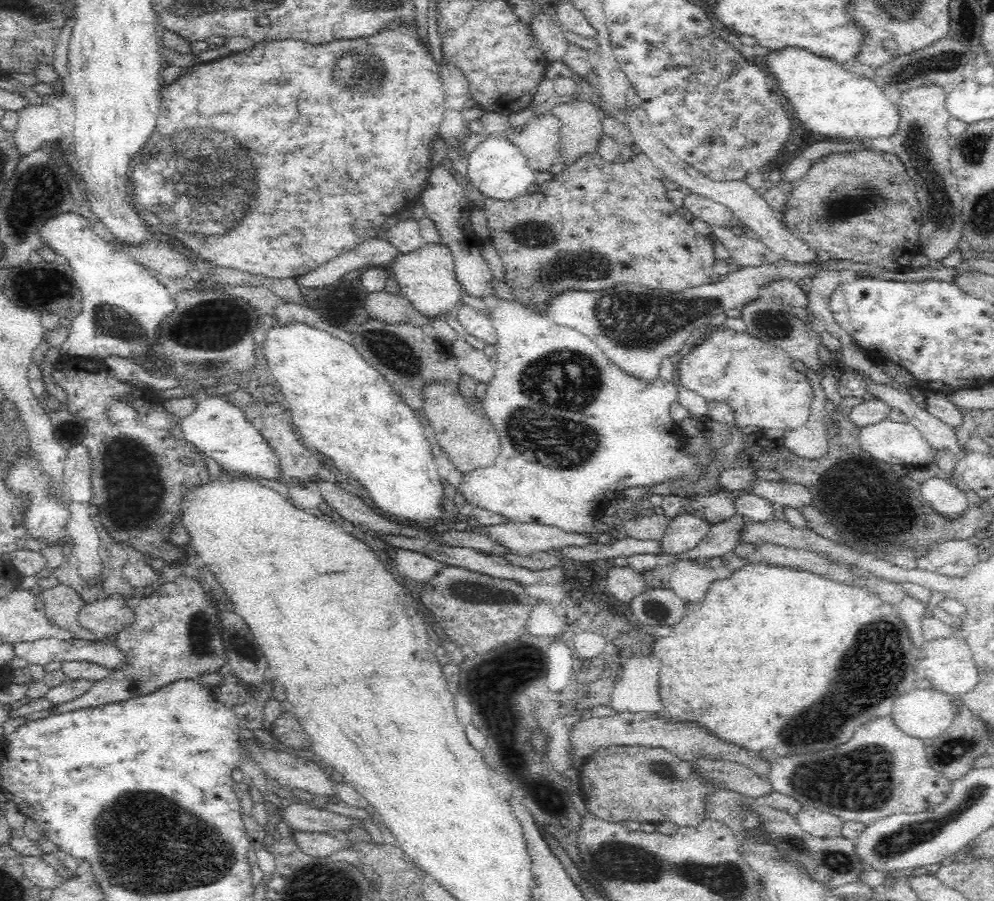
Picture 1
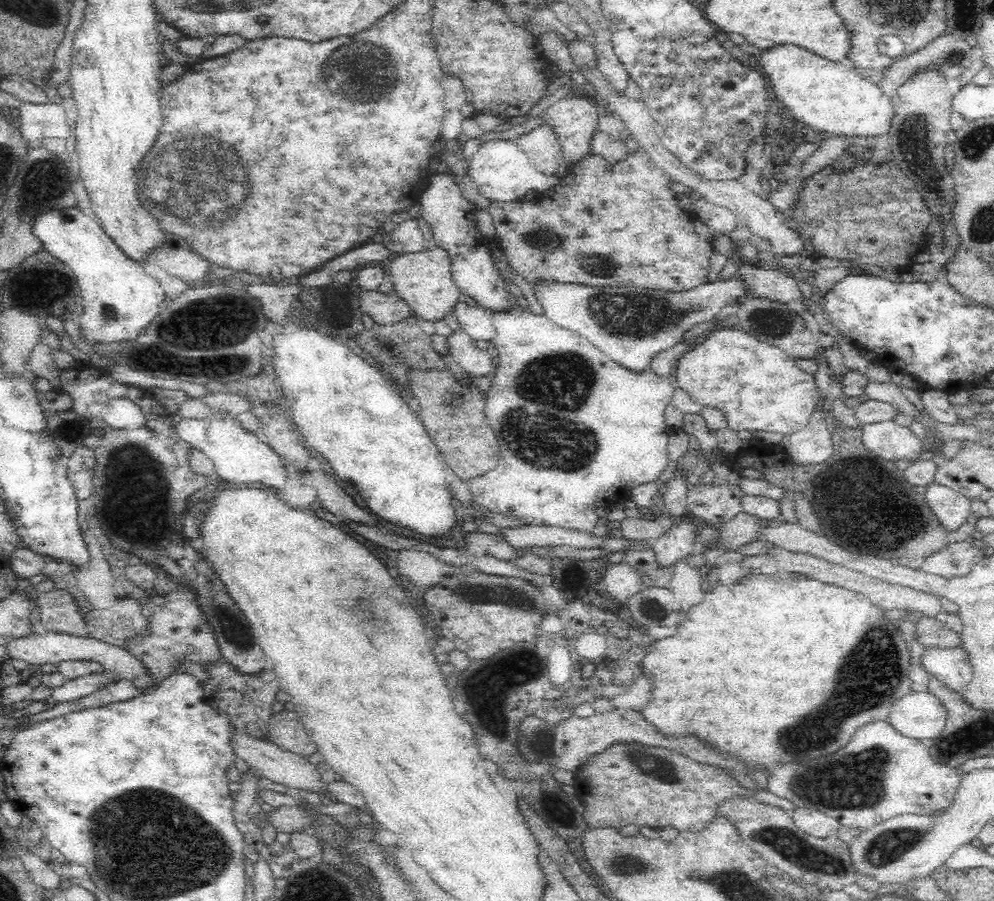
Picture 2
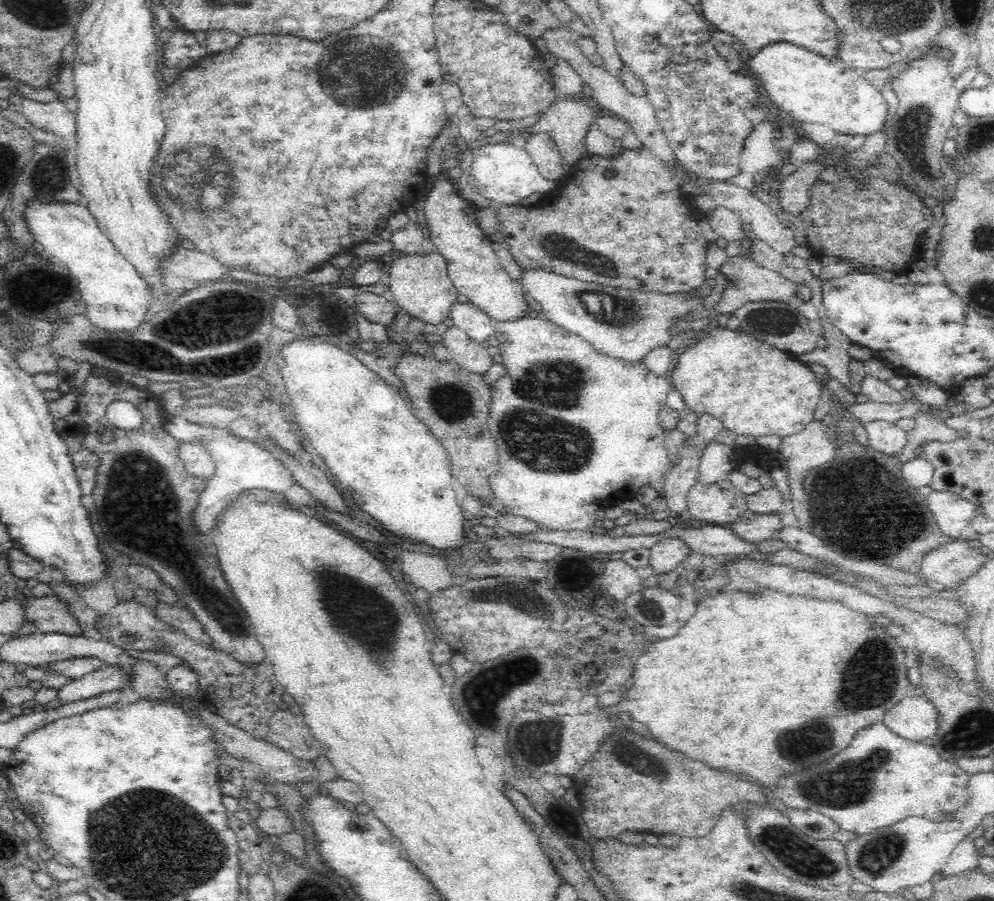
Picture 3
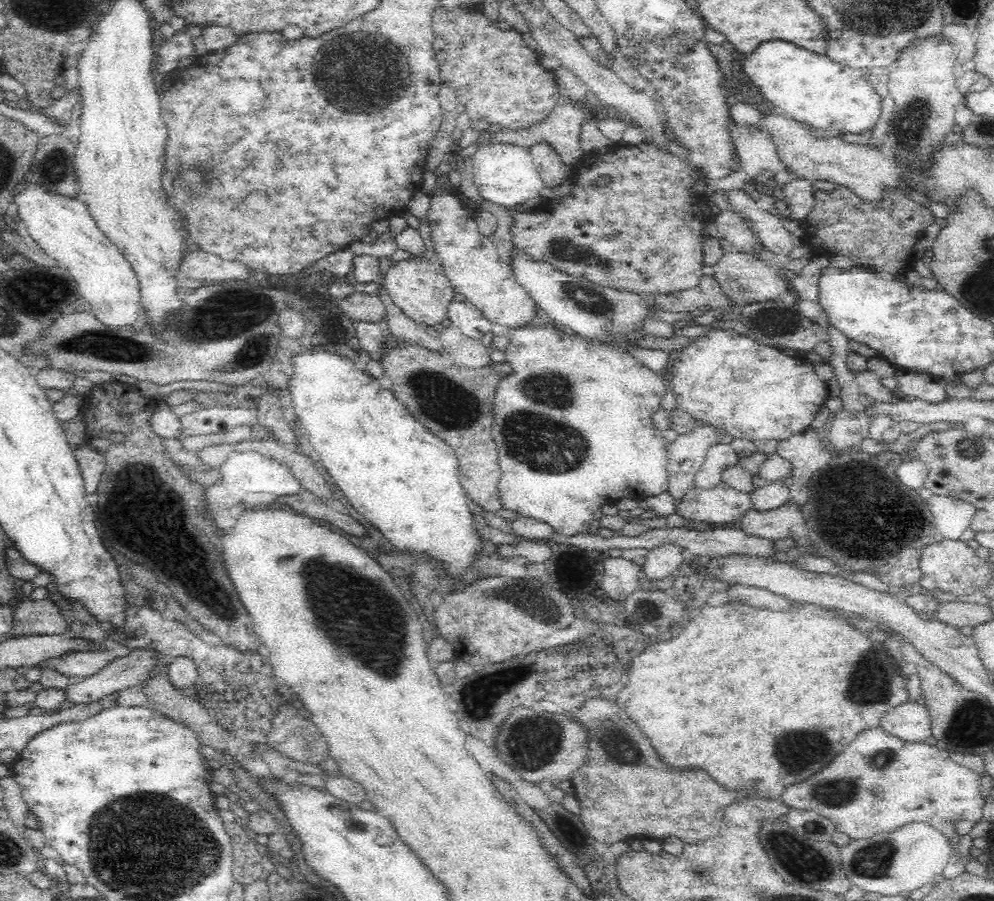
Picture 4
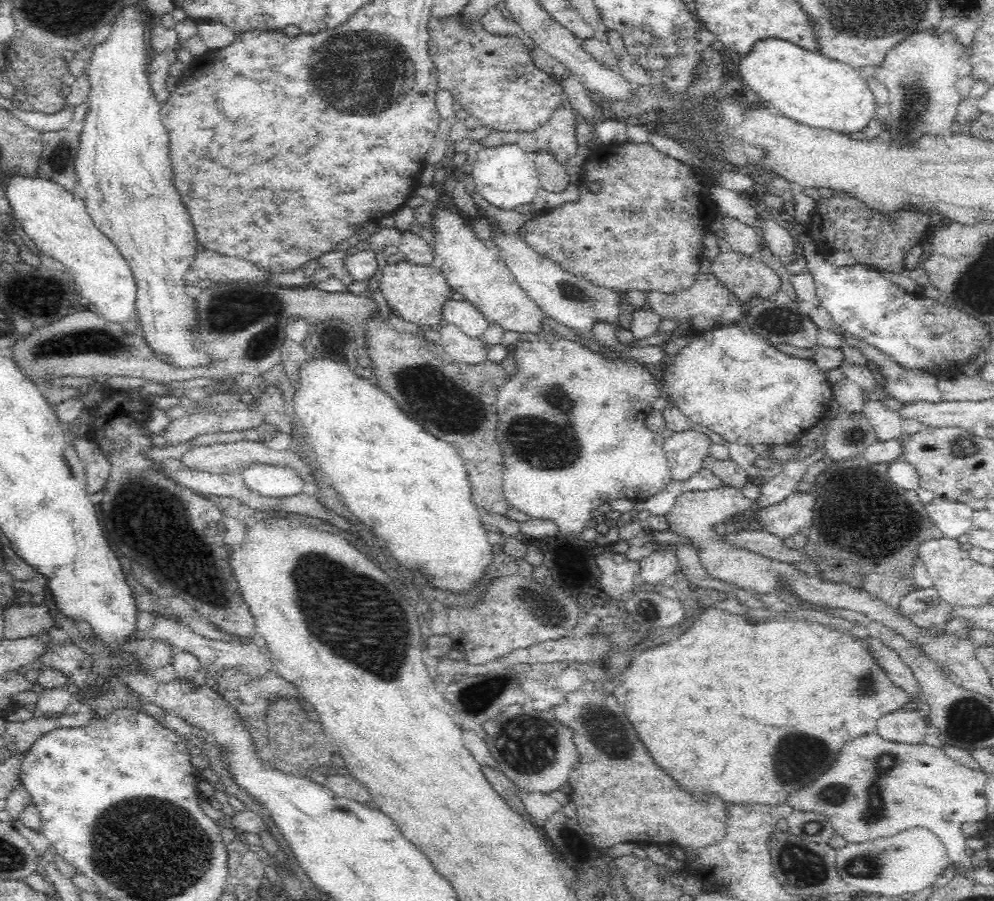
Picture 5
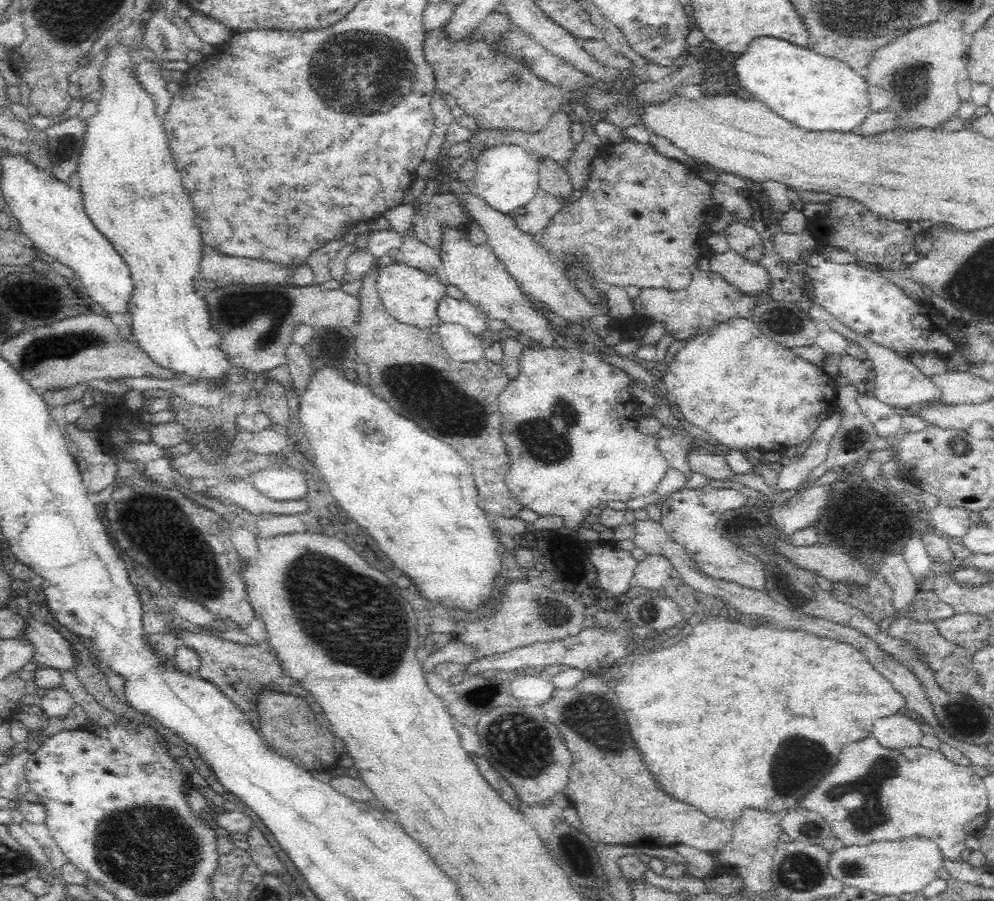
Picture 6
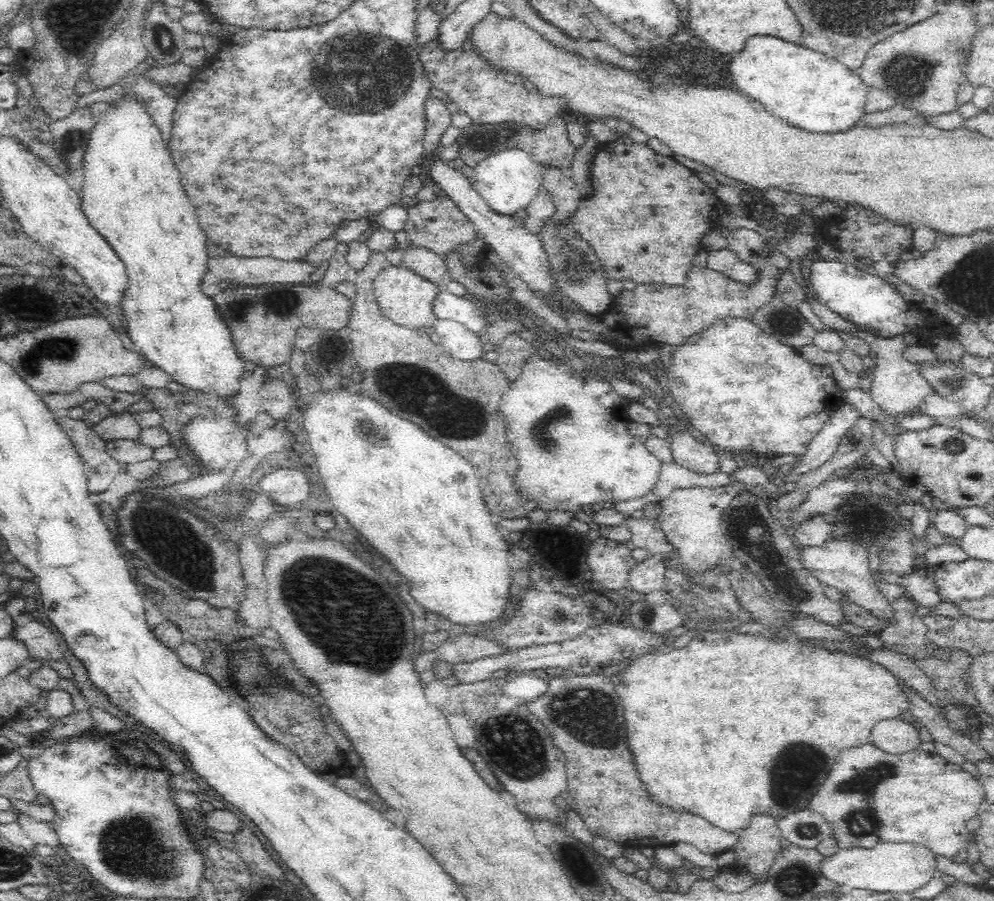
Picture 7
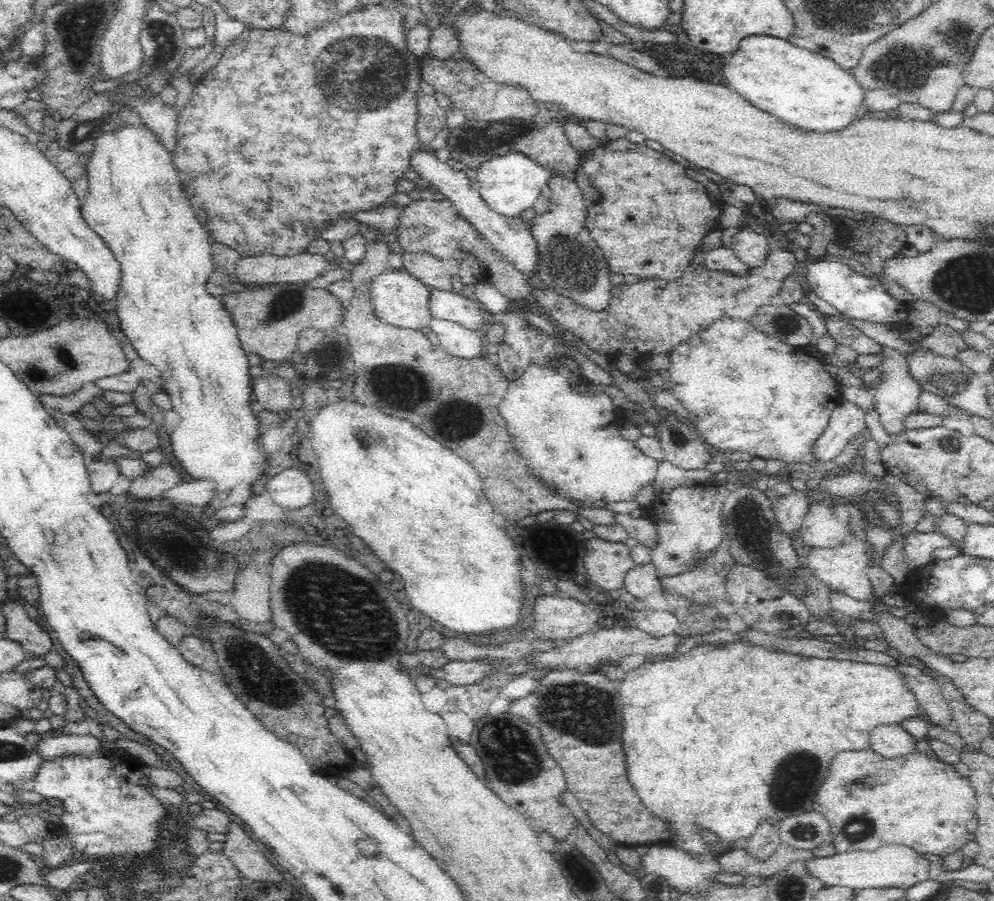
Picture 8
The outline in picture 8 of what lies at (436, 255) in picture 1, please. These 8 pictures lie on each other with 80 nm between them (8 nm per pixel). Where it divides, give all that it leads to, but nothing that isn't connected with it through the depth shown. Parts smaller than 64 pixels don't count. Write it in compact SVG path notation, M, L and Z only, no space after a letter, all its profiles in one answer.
M404 267L388 269L372 278L370 283L370 302L374 305L376 317L384 322L403 329L427 330L433 317L430 314L430 288L424 281L416 278Z

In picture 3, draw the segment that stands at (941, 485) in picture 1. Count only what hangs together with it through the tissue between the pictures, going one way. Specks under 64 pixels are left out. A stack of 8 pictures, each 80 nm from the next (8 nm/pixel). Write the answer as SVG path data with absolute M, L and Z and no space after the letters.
M932 489L925 498L942 532L954 540L962 539L960 534L967 531L969 522L976 514L975 505L948 490Z

